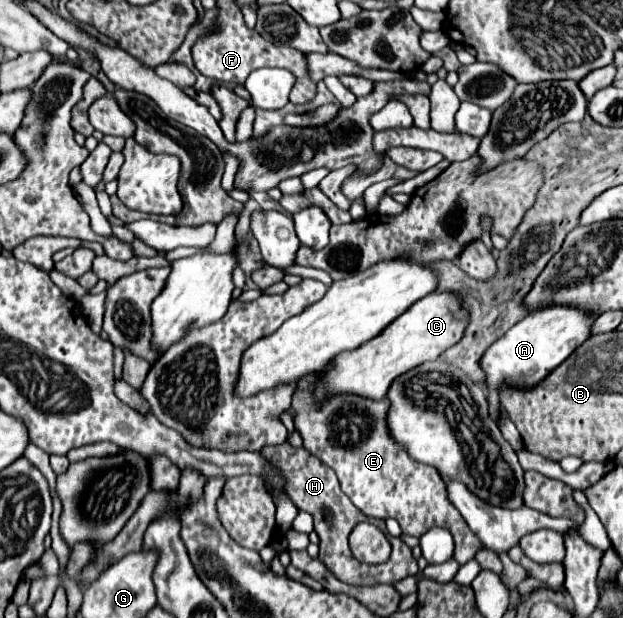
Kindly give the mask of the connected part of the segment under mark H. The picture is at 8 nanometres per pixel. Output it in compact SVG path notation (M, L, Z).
M288 442L278 444L278 446L266 446L266 448L262 448L262 454L270 462L280 466L282 474L288 480L286 492L292 498L292 502L298 506L298 510L306 510L312 514L314 530L320 536L320 560L334 572L334 576L338 580L348 582L348 584L374 586L374 584L394 584L394 582L418 572L418 566L416 566L416 560L414 560L410 548L400 538L394 538L394 536L390 536L392 556L384 564L370 566L370 564L358 562L352 556L352 552L348 548L348 534L358 522L366 522L370 518L364 516L358 508L354 508L354 504L342 494L338 478L336 478L334 470L330 470L330 466L326 466L324 462L318 462L318 458L314 458L306 448L294 448Z

